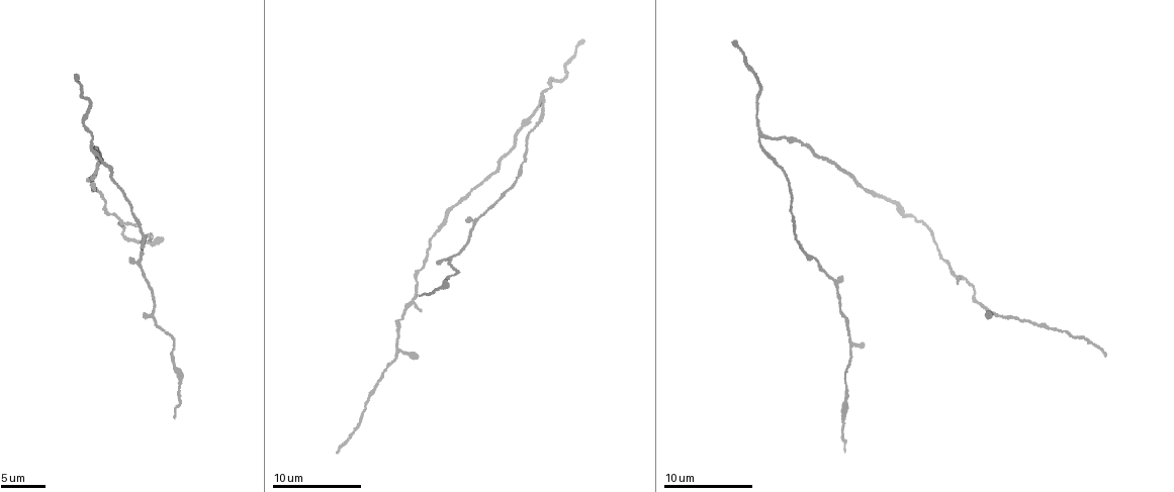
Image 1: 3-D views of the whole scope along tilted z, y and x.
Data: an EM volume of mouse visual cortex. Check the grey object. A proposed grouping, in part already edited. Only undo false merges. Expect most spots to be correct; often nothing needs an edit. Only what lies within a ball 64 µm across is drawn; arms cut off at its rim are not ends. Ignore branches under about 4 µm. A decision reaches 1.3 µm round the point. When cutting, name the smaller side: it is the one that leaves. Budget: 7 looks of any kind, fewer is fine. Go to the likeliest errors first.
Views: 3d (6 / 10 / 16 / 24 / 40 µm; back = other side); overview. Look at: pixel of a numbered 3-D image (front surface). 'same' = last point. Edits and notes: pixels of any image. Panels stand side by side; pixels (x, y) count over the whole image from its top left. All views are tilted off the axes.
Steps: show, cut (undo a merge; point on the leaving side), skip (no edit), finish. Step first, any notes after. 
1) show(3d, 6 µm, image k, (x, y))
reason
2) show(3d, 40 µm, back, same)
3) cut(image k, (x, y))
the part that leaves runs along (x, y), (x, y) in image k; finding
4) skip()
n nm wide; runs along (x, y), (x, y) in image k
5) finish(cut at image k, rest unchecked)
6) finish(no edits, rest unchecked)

show(3d, 16 µm, image 1, (851, 337))

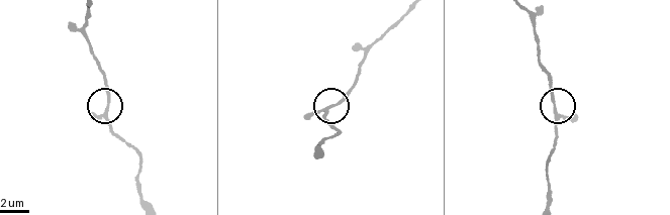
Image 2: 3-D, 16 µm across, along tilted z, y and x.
show(3d, 16 µm, back, image 2, (106, 108))

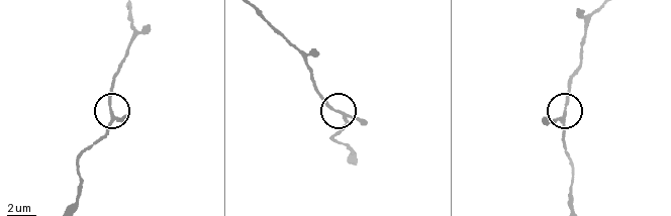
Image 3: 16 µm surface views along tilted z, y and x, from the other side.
skip()
runs along (130, 15), (133, 34), (114, 80), (110, 122), (99, 141) in image 3; all the same neuron

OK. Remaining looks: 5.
show(3d, 10 µm, image 1, (906, 215))

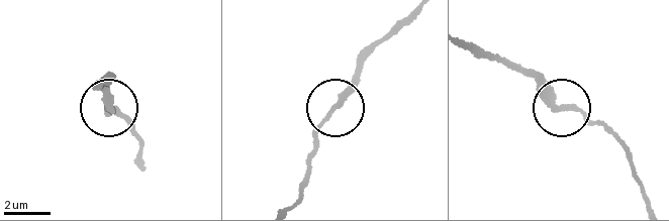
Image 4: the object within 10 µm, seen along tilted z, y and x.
skip()
250 nm wide; one neuron here

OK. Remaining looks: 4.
show(3d, 16 µm, image 1, (1034, 324))
sudden change in width

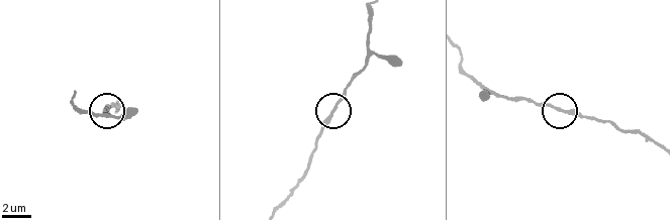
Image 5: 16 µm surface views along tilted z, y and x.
show(3d, 6 µm, image 5, (557, 108))
zoom in

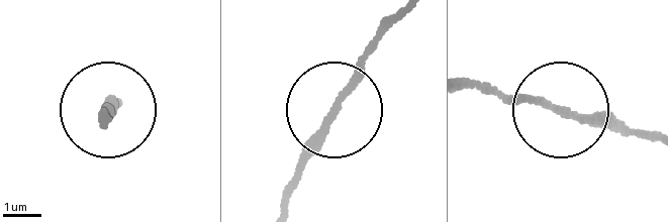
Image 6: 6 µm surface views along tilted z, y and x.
skip()
runs along (405, 14), (371, 49), (287, 206) in image 6; one neuron here

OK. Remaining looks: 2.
finish(no edits, rest unchecked)

